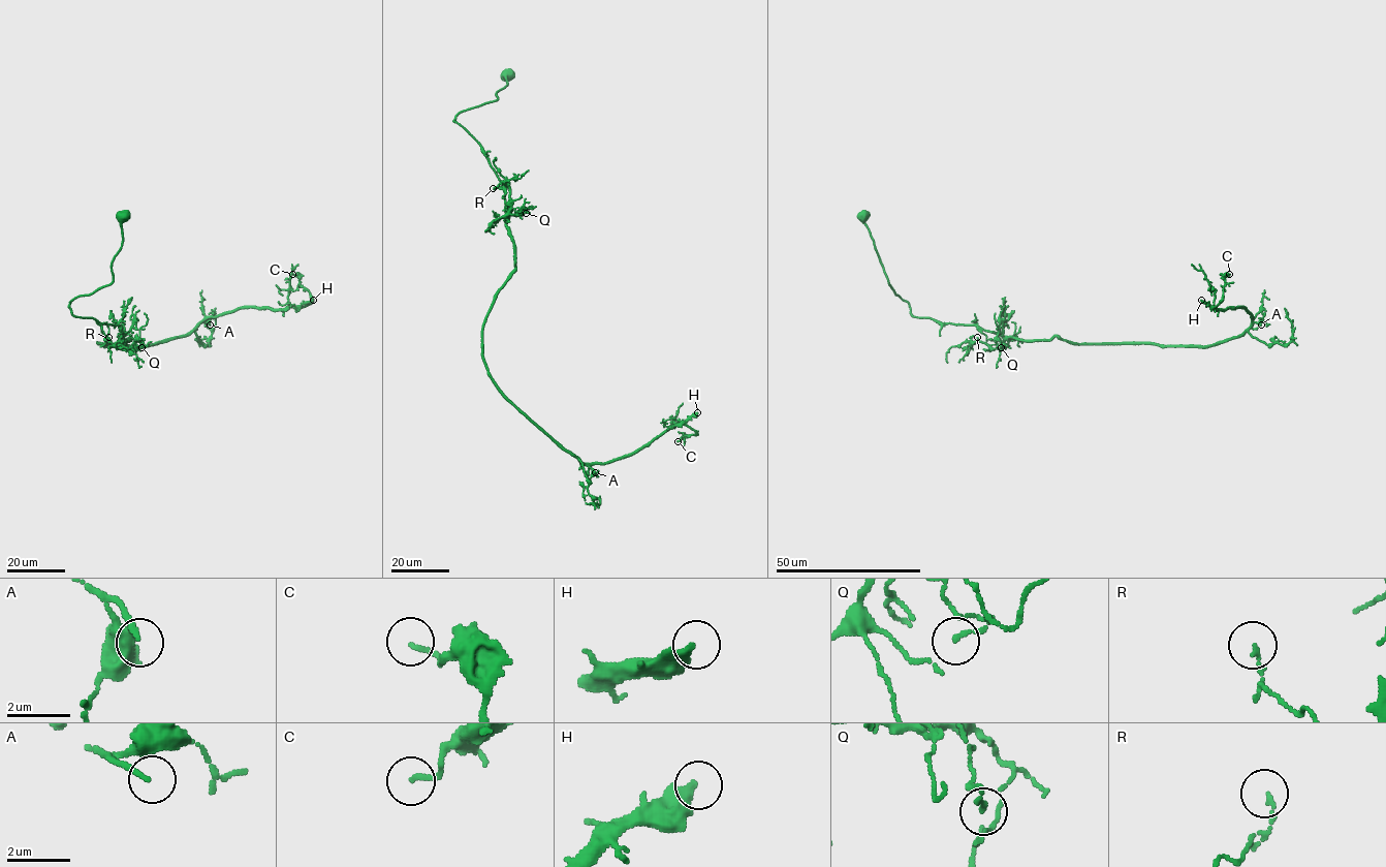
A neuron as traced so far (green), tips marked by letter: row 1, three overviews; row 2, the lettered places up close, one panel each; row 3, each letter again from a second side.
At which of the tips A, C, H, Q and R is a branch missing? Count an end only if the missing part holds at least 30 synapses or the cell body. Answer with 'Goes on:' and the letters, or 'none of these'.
Goes on: A, H

